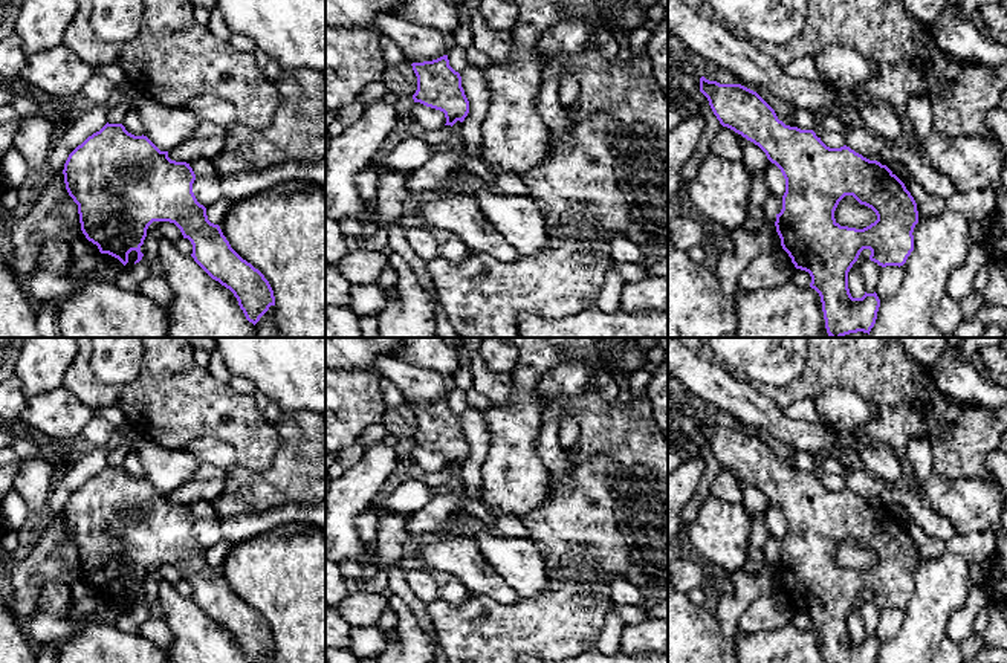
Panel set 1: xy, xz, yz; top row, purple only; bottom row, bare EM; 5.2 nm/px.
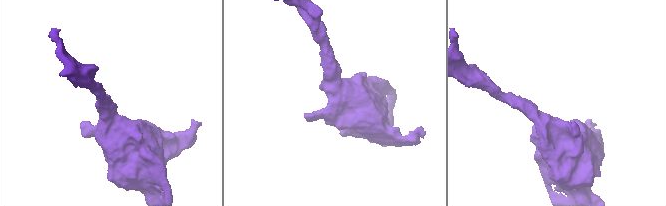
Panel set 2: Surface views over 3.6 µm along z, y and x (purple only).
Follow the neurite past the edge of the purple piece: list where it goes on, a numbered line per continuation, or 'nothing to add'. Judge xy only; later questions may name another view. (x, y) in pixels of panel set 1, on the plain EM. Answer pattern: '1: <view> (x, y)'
nothing to add

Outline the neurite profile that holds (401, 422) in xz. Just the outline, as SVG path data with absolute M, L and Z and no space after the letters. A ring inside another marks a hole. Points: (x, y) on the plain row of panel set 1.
M406 403L387 409L382 425L397 441L410 441L417 432L417 419Z

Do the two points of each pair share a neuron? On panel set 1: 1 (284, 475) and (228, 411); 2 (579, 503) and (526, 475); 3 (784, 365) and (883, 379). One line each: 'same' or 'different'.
1: different
2: different
3: different

